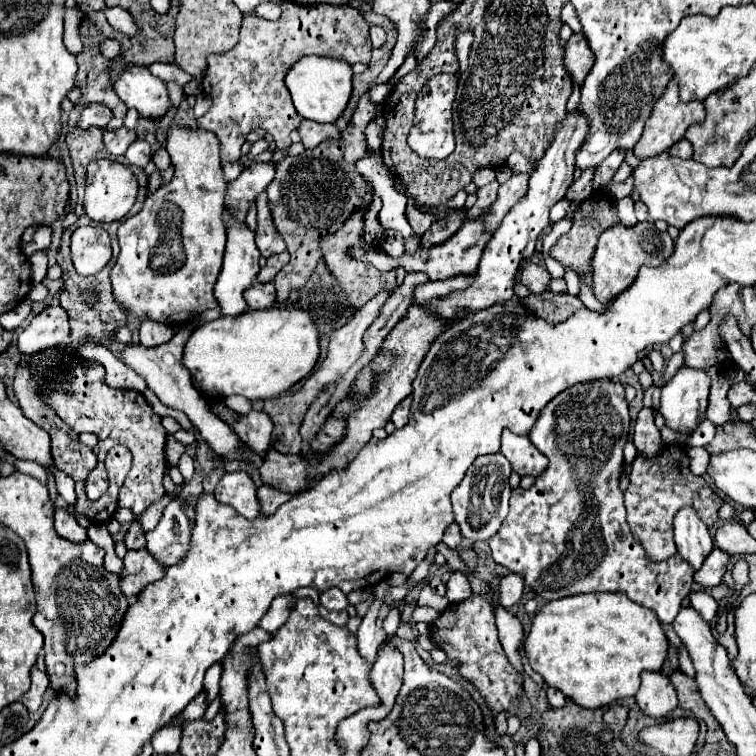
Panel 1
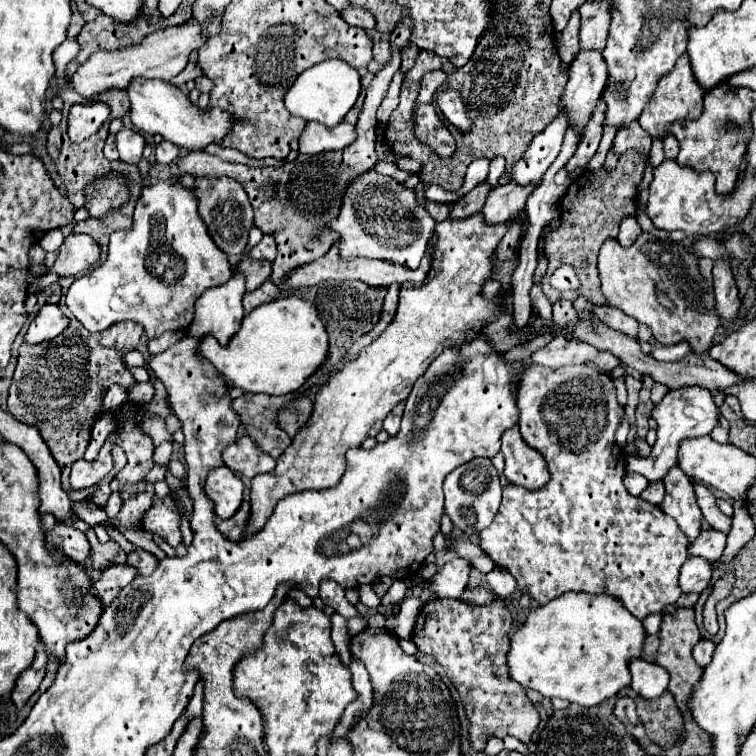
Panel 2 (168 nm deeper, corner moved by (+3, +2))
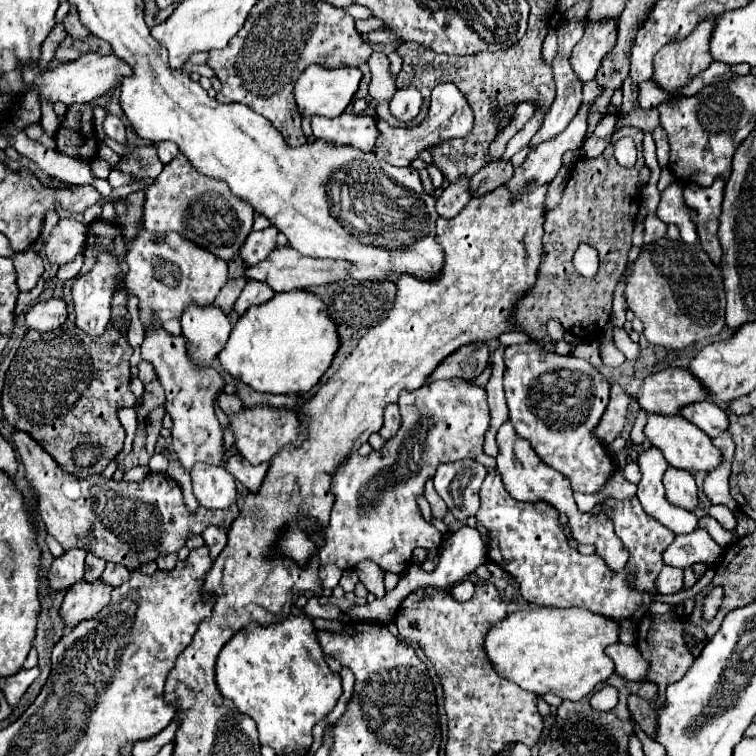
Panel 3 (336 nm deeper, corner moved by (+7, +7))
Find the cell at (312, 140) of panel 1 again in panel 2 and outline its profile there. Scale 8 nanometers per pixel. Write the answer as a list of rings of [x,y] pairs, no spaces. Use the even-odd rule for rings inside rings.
[[[308,123],[304,135],[300,135],[300,153],[338,151],[356,139],[354,125],[338,123],[336,127],[324,127],[322,123]]]

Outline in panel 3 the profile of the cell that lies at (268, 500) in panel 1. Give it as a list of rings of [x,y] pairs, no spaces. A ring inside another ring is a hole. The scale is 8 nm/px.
[[[210,526],[210,528],[204,530],[202,538],[204,538],[204,542],[206,542],[208,550],[210,550],[210,558],[212,558],[212,560],[214,560],[214,558],[224,550],[224,546],[226,546],[226,530],[222,530],[222,528]]]

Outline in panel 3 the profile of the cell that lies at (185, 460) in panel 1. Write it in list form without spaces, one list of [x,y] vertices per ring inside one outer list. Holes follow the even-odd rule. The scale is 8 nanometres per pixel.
[[[154,454],[148,462],[150,472],[166,472],[168,470],[168,458],[164,454]]]

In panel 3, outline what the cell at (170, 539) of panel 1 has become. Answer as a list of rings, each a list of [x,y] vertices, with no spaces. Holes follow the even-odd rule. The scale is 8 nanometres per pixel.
[[[108,562],[108,564],[106,564],[106,570],[104,570],[102,576],[100,576],[100,582],[108,584],[108,586],[112,586],[112,588],[118,588],[118,586],[122,586],[122,582],[126,582],[128,578],[130,578],[130,570],[128,570],[128,568],[124,568],[124,566],[120,566],[120,564]]]

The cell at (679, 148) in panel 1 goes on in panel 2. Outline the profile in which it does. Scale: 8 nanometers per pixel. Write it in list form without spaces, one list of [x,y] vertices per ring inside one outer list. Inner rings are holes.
[[[674,135],[664,137],[664,155],[666,155],[668,159],[676,159],[678,151],[680,151],[680,143],[678,143],[678,139],[676,139]]]

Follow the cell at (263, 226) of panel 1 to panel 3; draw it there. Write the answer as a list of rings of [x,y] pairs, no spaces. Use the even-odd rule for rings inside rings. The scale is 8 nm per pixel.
[[[274,226],[260,232],[250,232],[244,246],[240,248],[240,258],[248,266],[262,262],[276,248],[276,236],[278,236],[278,230]]]

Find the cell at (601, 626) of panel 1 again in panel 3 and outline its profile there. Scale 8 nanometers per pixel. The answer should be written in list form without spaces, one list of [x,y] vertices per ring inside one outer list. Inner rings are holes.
[[[532,608],[532,610],[518,610],[508,614],[502,622],[490,626],[484,650],[488,660],[492,662],[492,668],[504,676],[506,680],[518,684],[520,688],[534,692],[538,696],[544,696],[548,692],[578,702],[580,698],[588,696],[598,684],[606,682],[610,674],[614,672],[614,662],[604,654],[604,648],[618,642],[618,624],[612,618],[604,618],[600,614],[594,614],[584,608]]]

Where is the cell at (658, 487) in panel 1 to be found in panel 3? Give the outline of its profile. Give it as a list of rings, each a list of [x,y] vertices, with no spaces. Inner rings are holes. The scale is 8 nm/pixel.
[[[710,506],[708,514],[710,514],[712,518],[716,518],[716,520],[722,524],[722,528],[734,532],[734,528],[736,528],[736,520],[734,520],[734,514],[732,514],[726,506]]]

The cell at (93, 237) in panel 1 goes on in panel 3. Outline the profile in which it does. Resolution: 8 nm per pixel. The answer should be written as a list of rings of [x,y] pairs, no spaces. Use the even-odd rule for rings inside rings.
[[[72,218],[60,219],[50,232],[50,238],[44,244],[44,252],[50,264],[72,262],[78,252],[82,252],[86,242],[86,226]]]

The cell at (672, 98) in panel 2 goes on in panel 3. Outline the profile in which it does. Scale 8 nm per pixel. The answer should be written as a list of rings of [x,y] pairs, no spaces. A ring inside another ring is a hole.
[[[706,18],[700,26],[696,26],[696,30],[692,30],[692,34],[658,50],[652,76],[658,86],[674,94],[680,86],[688,84],[692,76],[710,66],[712,56],[708,50],[708,38],[712,36],[714,22],[714,18]]]

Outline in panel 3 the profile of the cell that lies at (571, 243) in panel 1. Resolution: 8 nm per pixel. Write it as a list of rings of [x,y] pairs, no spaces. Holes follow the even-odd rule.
[[[622,128],[614,134],[614,140],[624,136],[630,136],[636,142],[638,160],[632,168],[622,168],[616,162],[612,144],[598,158],[580,158],[572,166],[572,176],[562,192],[560,204],[546,212],[542,238],[544,254],[538,266],[536,284],[524,298],[520,298],[520,302],[516,302],[512,310],[512,322],[532,340],[556,344],[556,340],[552,340],[546,332],[546,322],[550,318],[560,320],[566,332],[582,342],[594,342],[600,338],[606,324],[610,322],[614,286],[626,270],[628,252],[632,246],[634,220],[640,208],[638,170],[644,166],[642,130]],[[582,242],[598,252],[600,268],[594,278],[584,278],[572,264],[572,256]]]

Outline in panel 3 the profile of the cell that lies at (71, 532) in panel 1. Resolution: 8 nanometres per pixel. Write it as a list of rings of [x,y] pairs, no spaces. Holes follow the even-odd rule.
[[[68,550],[64,556],[56,558],[52,562],[52,568],[48,572],[50,590],[60,592],[66,588],[72,588],[78,582],[84,582],[84,550]]]

